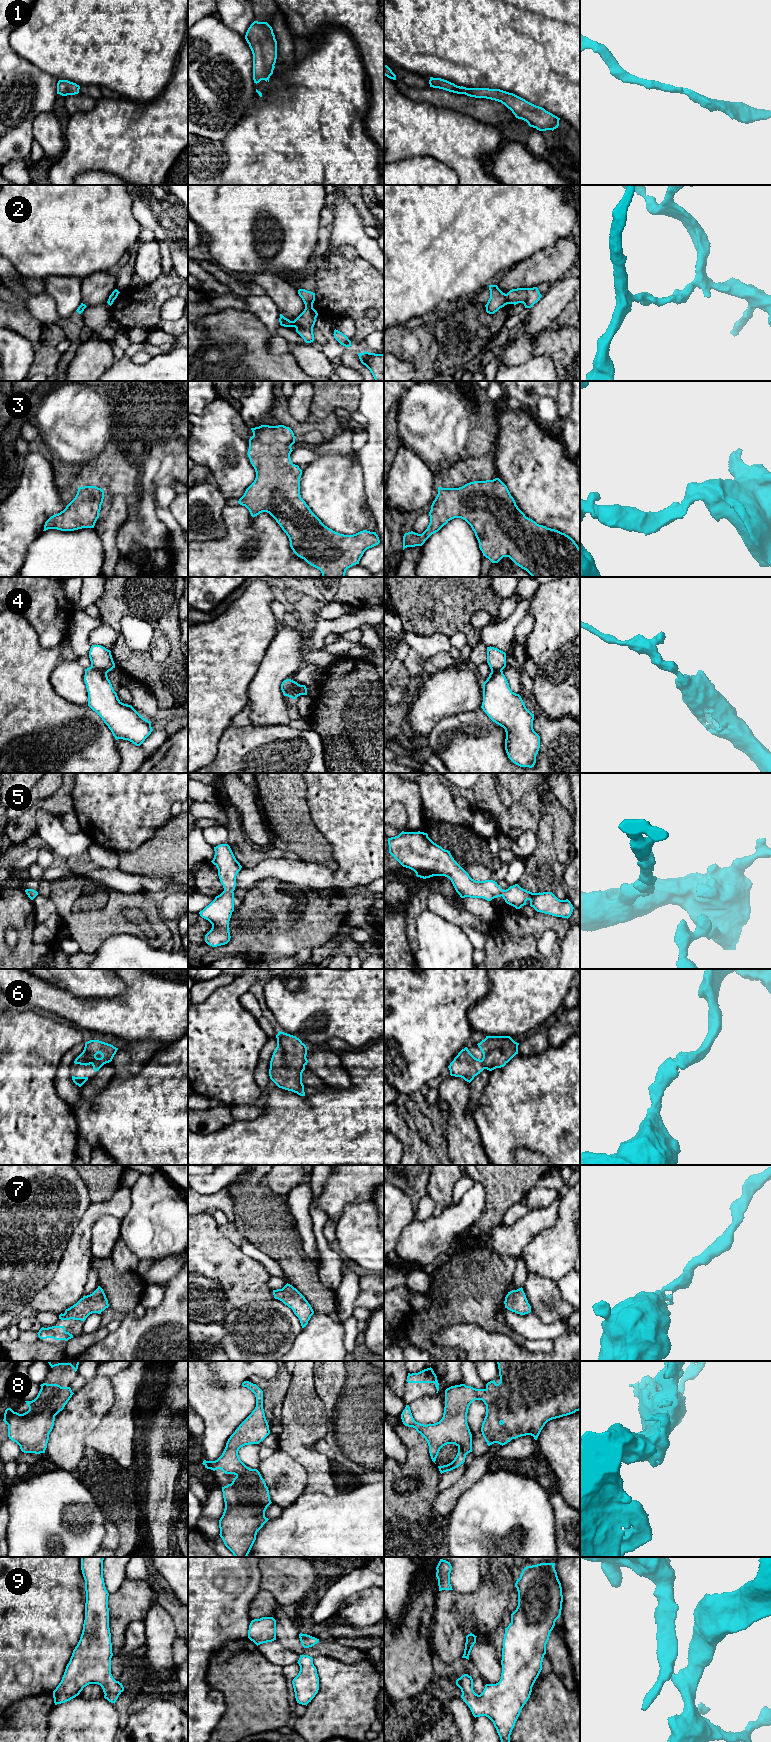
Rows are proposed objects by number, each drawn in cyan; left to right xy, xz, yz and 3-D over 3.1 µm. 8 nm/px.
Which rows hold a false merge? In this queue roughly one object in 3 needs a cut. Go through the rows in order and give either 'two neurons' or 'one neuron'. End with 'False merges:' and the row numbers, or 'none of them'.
1: one neuron
2: two neurons
3: one neuron
4: two neurons
5: one neuron
6: one neuron
7: one neuron
8: one neuron
9: one neuron
False merges: 2, 4

